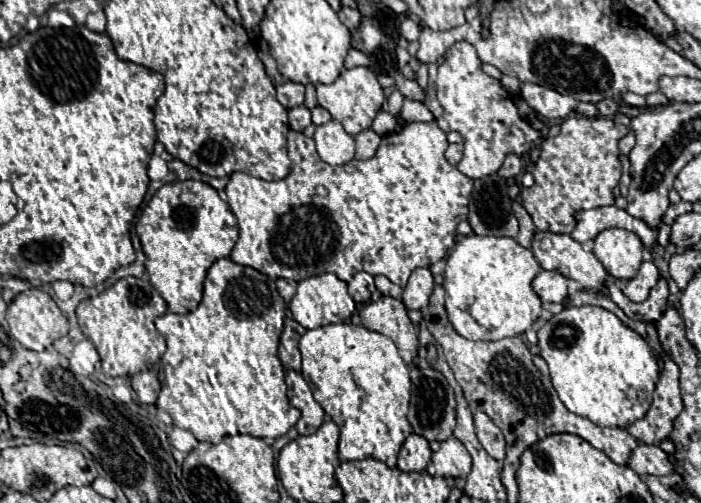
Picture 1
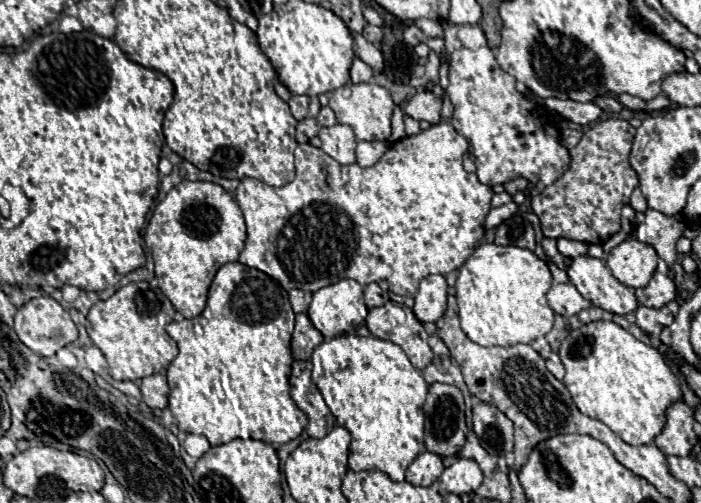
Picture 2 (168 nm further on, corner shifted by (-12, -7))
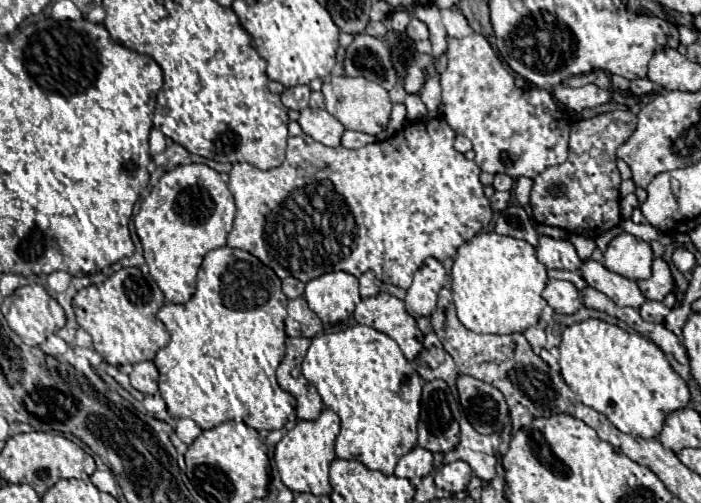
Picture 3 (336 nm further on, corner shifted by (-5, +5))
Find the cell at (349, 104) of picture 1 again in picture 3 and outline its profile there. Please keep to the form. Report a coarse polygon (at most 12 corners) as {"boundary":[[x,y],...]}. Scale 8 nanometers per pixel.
{"boundary":[[363,76],[323,84],[325,108],[347,130],[377,136],[391,100]]}

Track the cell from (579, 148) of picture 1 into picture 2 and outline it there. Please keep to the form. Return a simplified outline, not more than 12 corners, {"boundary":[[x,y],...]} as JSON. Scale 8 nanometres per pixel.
{"boundary":[[584,130],[532,198],[546,238],[604,244],[638,186],[636,130]]}

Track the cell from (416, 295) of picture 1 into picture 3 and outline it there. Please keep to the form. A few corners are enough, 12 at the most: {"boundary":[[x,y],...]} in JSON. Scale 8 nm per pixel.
{"boundary":[[427,258],[405,298],[413,318],[435,310],[445,268]]}

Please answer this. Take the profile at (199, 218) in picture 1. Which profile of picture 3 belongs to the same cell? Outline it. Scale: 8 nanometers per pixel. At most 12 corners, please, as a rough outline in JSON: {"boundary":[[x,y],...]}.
{"boundary":[[207,164],[165,172],[135,216],[173,304],[225,246],[235,200]]}

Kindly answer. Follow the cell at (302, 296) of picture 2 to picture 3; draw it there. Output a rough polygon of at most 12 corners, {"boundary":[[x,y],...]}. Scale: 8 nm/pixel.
{"boundary":[[297,278],[283,280],[283,294],[299,298],[305,284]]}

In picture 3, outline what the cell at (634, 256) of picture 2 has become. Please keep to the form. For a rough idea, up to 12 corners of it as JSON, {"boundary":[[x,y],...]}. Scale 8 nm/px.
{"boundary":[[621,232],[605,266],[629,280],[651,276],[649,242]]}

